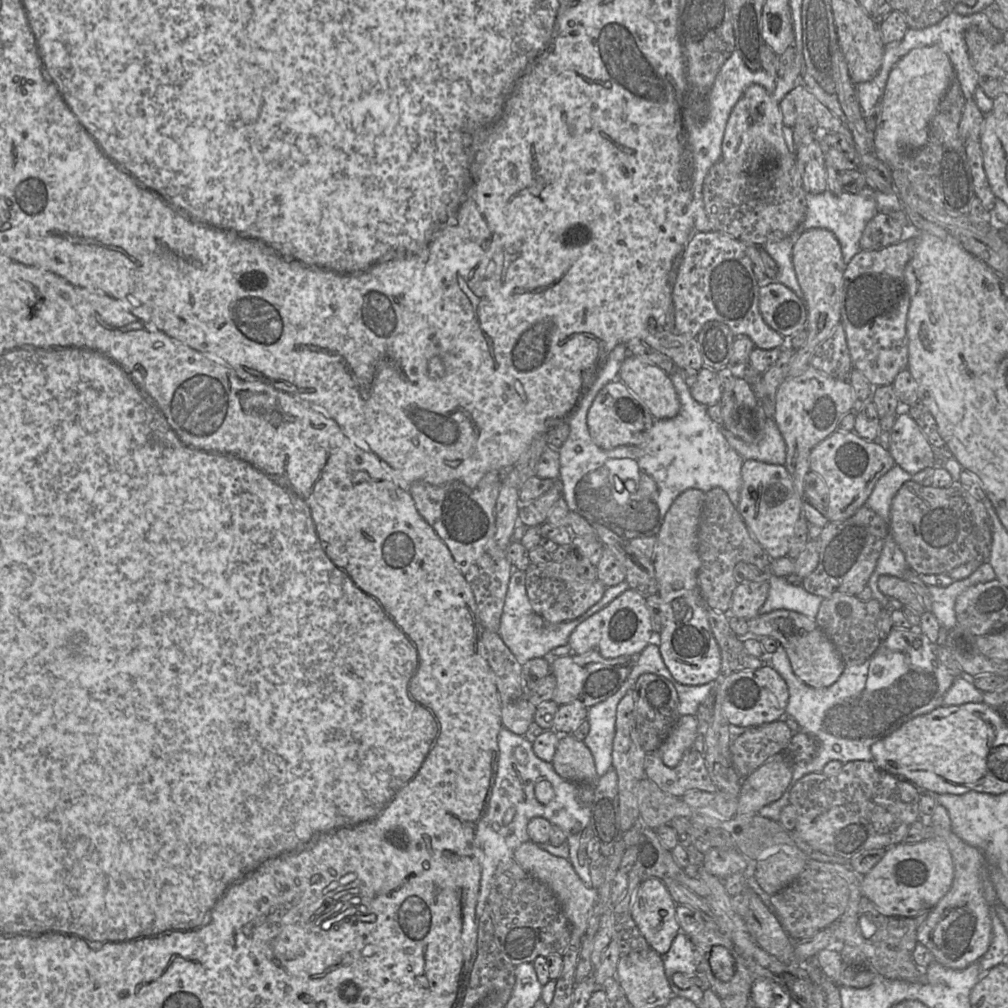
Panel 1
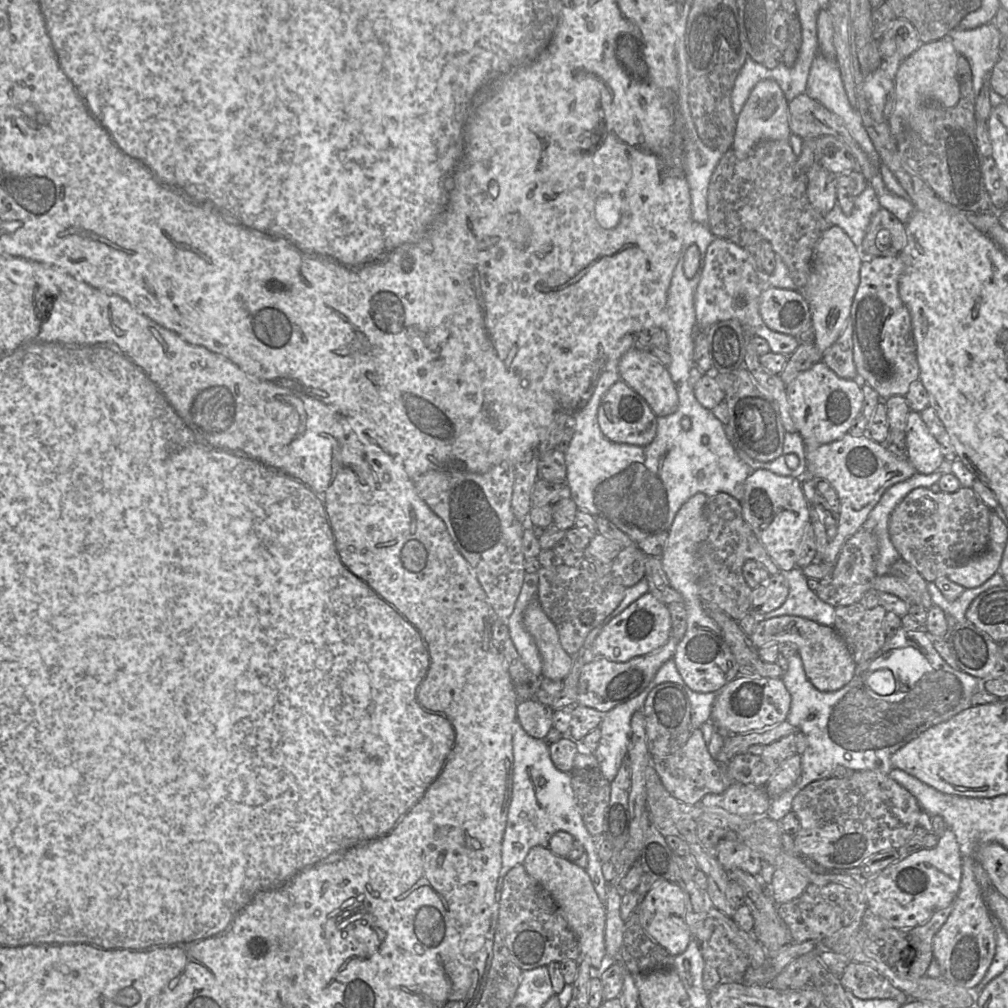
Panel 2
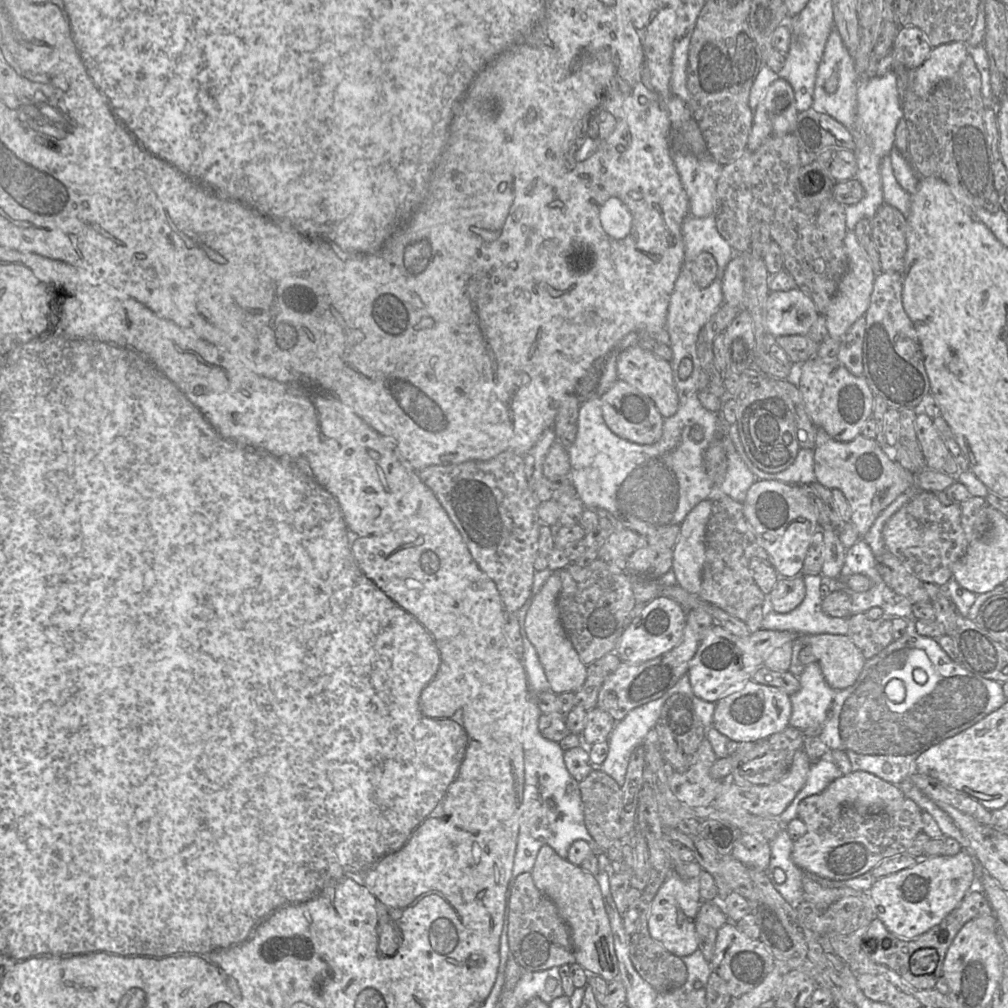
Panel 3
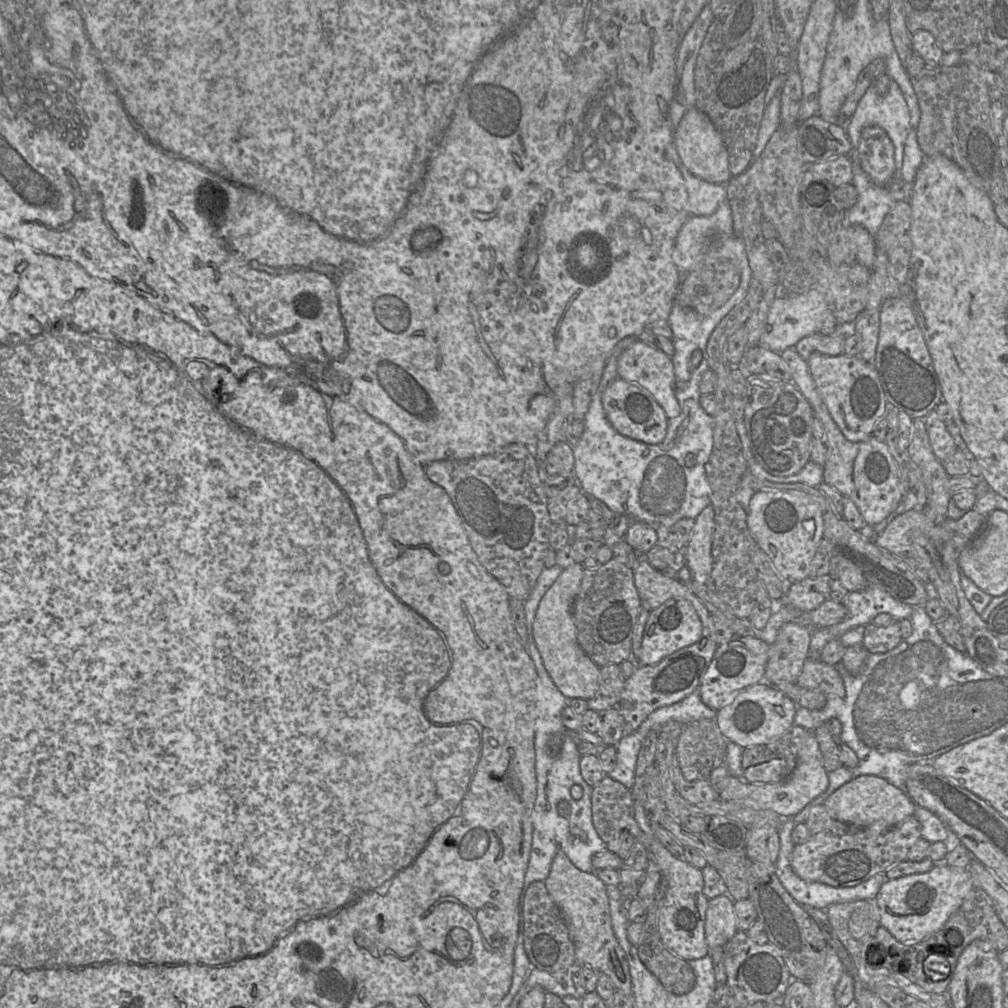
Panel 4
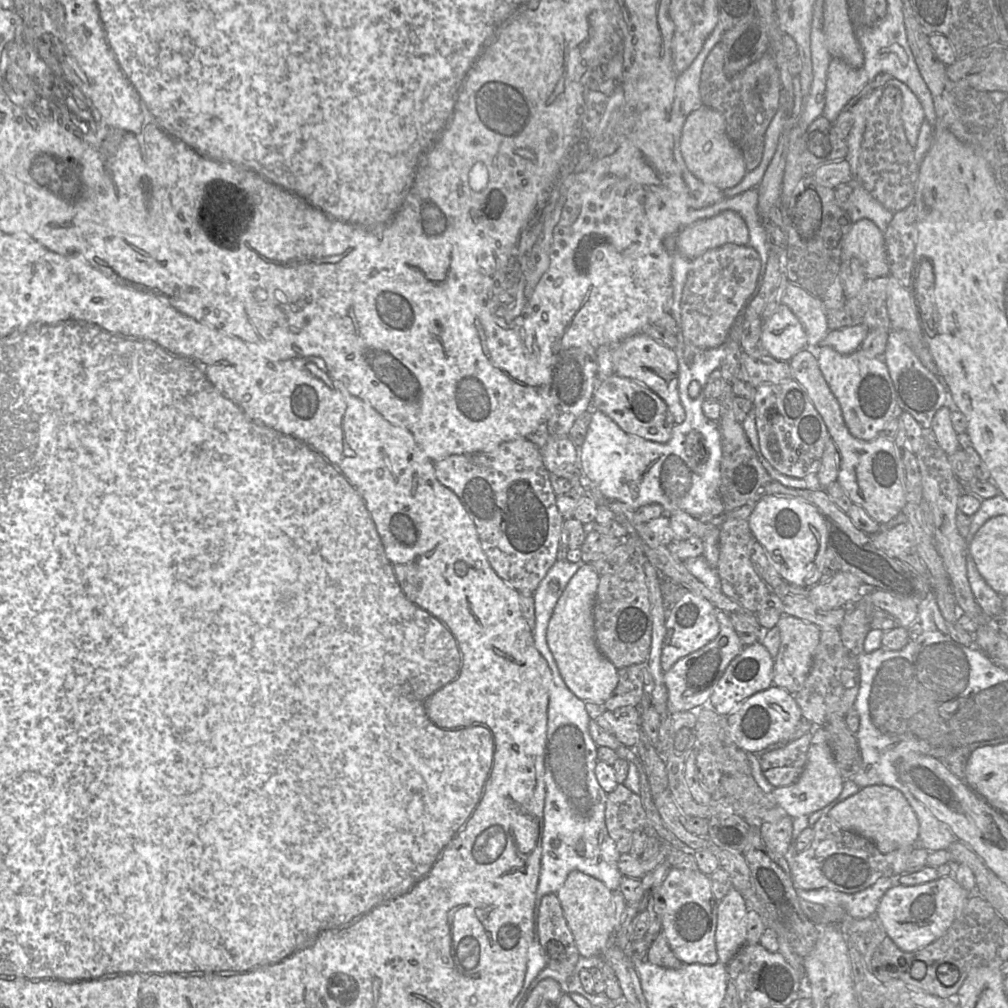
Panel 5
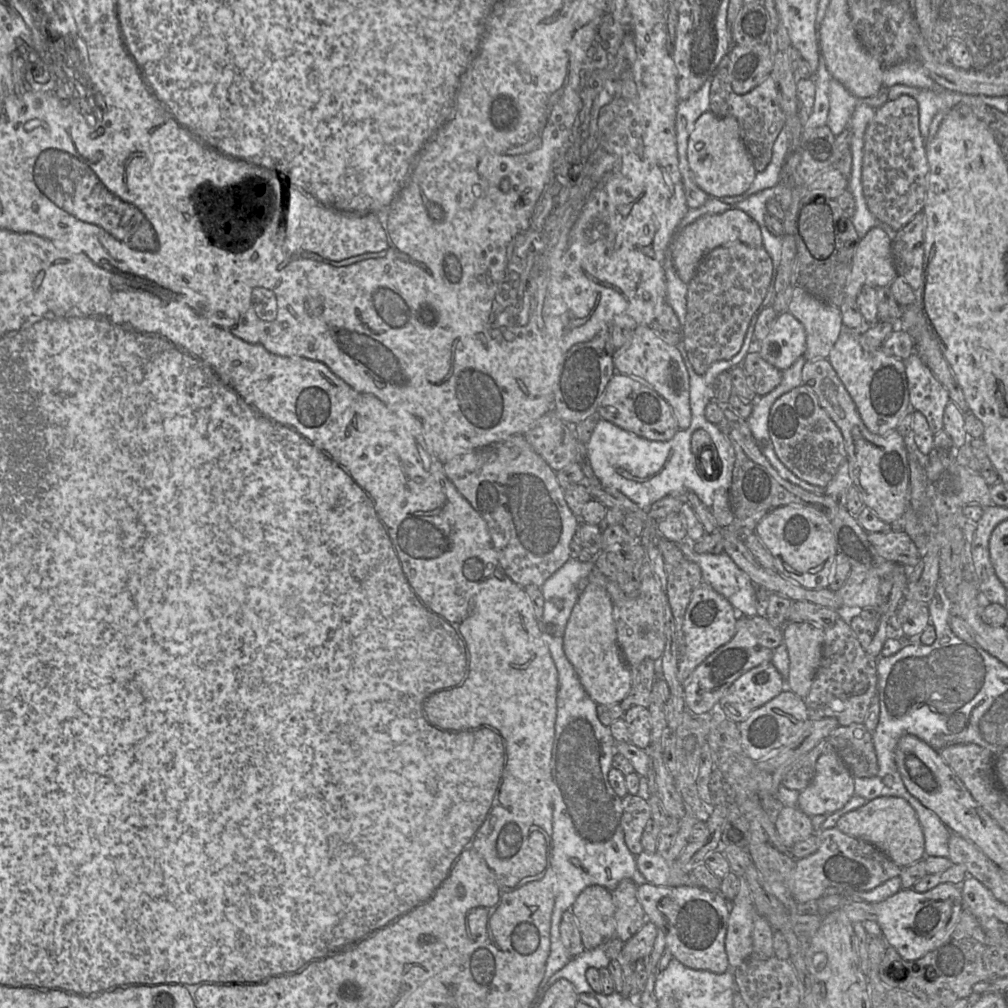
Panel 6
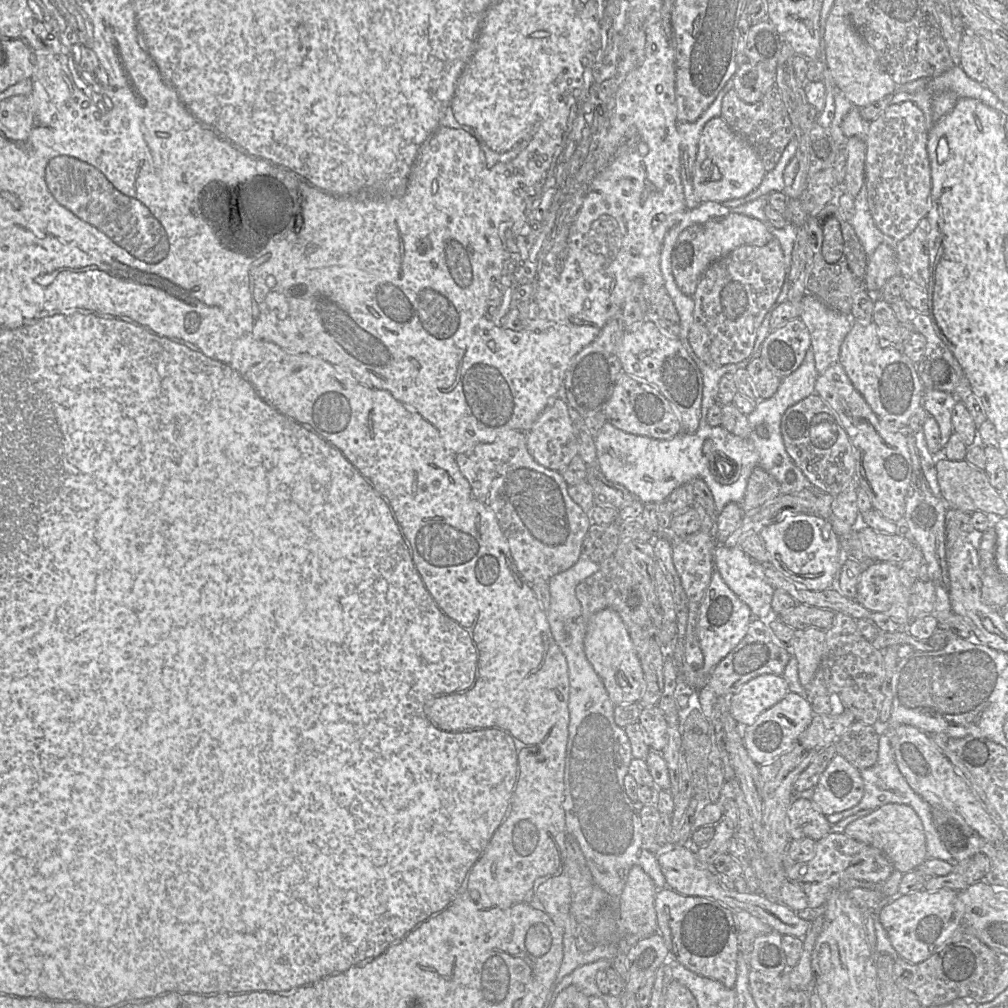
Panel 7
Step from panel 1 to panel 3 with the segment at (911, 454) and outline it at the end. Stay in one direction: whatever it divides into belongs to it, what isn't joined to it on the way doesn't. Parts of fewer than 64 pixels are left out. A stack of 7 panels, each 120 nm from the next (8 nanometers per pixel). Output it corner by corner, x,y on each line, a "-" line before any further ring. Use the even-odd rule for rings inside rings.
918,413
915,419
915,429
926,467
942,472
945,461
951,454
934,426
932,418
926,413

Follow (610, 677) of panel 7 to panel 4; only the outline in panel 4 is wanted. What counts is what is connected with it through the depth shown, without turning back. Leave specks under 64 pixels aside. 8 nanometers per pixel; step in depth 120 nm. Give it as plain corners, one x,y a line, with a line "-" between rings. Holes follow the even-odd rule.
582,563
563,569
539,602
533,623
533,638
543,665
560,692
568,699
592,698
599,687
600,667
581,649
577,641
572,606
584,573

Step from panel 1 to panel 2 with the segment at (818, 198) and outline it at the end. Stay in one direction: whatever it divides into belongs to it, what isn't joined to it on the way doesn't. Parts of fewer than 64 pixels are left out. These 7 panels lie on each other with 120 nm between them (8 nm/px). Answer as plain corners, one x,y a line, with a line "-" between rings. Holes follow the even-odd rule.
867,185
863,192
854,198
850,214
845,214
836,205
825,215
825,225
838,226
845,231
854,245
861,252
862,241
868,230
872,216
880,208
878,198
871,185

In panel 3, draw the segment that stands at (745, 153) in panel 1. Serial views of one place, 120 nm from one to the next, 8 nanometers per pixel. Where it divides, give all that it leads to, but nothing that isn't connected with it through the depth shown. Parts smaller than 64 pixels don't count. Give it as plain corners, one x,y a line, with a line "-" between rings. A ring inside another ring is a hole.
783,79
774,81
753,111
746,151
756,150
771,136
792,133
797,114
791,85

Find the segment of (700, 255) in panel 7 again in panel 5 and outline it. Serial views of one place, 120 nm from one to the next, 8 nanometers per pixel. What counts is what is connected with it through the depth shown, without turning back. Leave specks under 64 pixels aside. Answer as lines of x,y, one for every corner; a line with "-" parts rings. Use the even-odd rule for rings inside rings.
725,210
714,217
696,220
691,225
684,226
678,232
676,251
692,261
706,251
719,248
725,244
746,246
748,242
749,231
744,219
735,211

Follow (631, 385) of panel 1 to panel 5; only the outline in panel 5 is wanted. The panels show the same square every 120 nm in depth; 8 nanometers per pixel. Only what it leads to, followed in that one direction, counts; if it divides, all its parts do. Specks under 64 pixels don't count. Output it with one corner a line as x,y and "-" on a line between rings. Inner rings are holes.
637,333
622,342
615,374
635,380
655,392
667,404
675,424
685,420
685,410
678,389
679,363
674,349
656,342
643,333

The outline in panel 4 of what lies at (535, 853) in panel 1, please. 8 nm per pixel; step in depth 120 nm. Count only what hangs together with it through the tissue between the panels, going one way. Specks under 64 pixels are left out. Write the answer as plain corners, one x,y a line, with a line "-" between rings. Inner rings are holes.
557,851
554,856
544,884
563,915
575,948
576,962
592,968
597,973
606,974
616,990
633,997
627,959
611,924
606,885
594,872
584,872
575,867
562,851

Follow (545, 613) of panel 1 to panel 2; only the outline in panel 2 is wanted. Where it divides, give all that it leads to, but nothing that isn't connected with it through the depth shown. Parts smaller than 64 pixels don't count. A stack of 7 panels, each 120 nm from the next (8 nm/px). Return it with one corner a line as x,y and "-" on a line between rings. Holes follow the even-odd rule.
586,554
582,562
576,566
562,564
557,567
541,567
537,574
536,597
546,615
555,624
561,646
571,656
580,652
586,637
593,629
601,627
610,619
609,616
619,606
627,589
613,576
612,562
604,562

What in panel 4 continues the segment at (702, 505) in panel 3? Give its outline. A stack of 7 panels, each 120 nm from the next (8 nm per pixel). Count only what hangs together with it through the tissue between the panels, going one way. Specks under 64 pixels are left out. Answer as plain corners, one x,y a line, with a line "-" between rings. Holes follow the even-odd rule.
707,506
695,518
695,523
686,544
686,567
691,581
705,585
713,567
712,539
714,531
714,510

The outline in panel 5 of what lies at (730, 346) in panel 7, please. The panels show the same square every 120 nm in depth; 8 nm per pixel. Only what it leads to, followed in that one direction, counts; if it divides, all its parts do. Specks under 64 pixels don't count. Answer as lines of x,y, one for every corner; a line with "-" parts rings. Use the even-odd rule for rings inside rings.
725,244
691,261
681,299
681,332
688,364
699,352
727,341
731,327
756,290
760,271
759,253
748,245

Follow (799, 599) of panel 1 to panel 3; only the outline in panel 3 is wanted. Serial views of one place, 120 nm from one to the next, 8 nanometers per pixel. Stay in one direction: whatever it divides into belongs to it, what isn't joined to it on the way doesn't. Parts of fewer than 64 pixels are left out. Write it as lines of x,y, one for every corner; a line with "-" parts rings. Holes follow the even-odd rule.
822,575
803,576
806,594
802,603
788,613
767,613
761,628
774,631
790,631
801,635
847,635
847,618
831,617
822,610

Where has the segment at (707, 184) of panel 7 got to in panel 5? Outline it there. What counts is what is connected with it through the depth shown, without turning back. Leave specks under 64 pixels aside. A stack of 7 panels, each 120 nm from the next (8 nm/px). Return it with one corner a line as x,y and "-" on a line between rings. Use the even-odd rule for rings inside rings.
702,105
689,114
682,128
680,147
691,174
720,190
734,187
748,172
742,152
726,132
724,116
709,107

